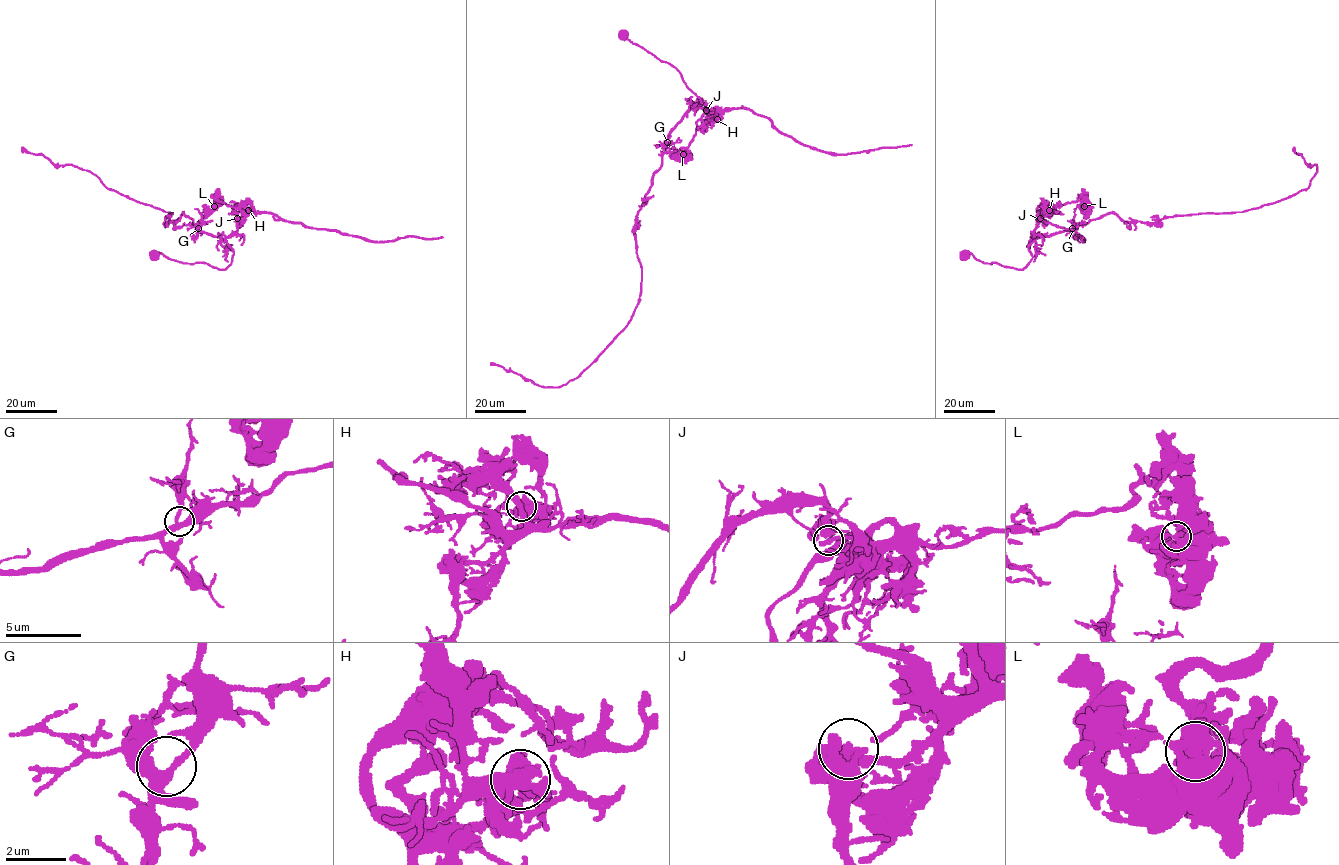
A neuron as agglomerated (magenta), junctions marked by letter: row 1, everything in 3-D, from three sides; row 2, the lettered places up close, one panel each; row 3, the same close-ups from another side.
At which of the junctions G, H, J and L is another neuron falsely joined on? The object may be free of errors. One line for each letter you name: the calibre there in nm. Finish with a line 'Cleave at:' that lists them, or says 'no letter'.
J: calibre 340 nm
Cleave at: J

